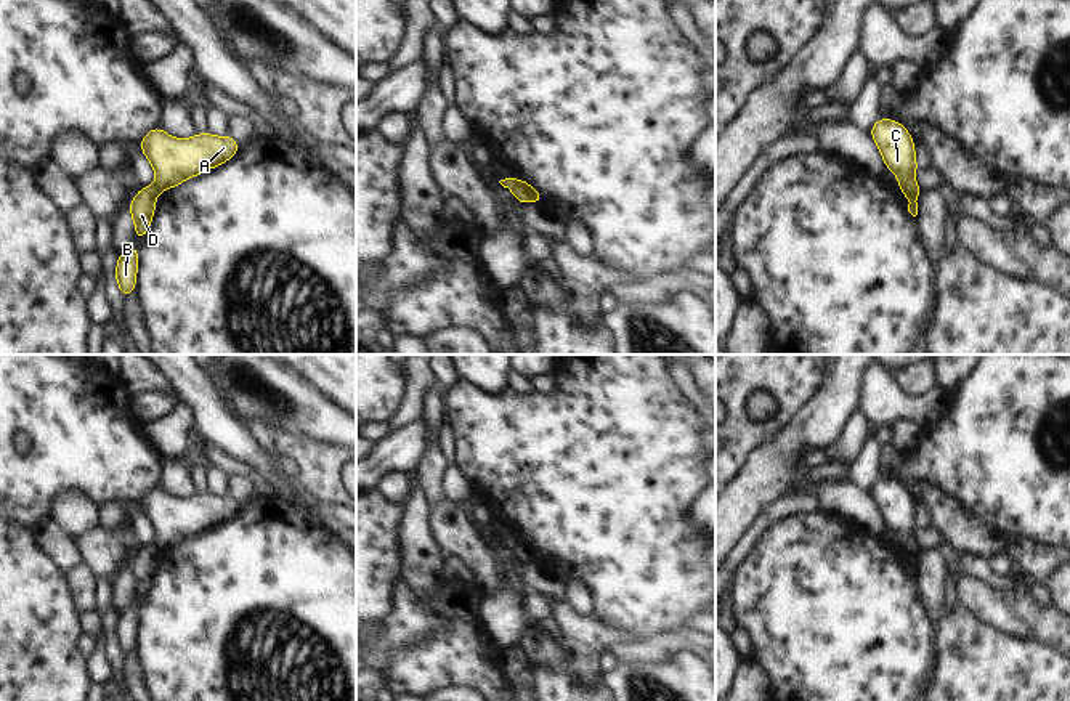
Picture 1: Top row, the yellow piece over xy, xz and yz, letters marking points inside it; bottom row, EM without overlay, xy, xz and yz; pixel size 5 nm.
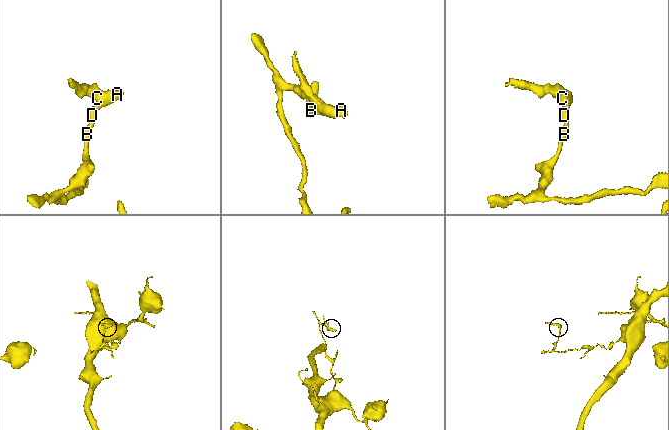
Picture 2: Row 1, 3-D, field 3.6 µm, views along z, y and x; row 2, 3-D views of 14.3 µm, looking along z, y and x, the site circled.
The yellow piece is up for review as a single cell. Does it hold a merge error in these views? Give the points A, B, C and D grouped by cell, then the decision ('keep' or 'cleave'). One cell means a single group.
A C / B D | cleave

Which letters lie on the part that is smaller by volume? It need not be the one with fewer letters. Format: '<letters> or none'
A, C

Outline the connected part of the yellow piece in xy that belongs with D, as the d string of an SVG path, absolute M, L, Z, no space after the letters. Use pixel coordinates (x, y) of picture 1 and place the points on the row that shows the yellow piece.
M144 186L136 192L136 197L128 204L128 210L135 221L136 241L141 241L151 226L157 194L159 189L156 186Z

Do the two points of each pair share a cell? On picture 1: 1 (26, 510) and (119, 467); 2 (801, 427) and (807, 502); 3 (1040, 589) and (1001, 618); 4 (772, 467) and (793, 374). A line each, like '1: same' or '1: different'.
1: same
2: different
3: different
4: different

